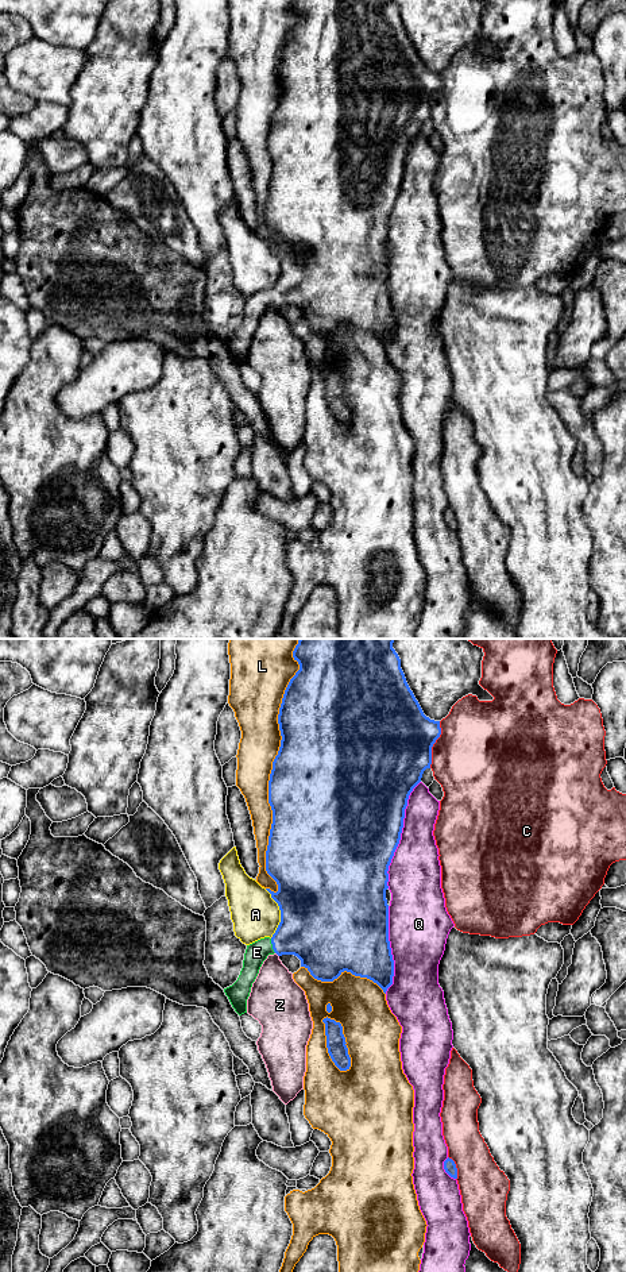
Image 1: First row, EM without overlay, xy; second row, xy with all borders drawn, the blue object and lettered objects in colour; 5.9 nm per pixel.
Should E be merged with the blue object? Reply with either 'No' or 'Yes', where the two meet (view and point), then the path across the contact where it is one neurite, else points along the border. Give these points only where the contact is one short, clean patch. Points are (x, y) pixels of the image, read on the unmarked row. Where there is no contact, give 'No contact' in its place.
Yes. Touches blue at xy (273, 297). Path across: xy (310, 280), (273, 297), (266, 297), (257, 304)

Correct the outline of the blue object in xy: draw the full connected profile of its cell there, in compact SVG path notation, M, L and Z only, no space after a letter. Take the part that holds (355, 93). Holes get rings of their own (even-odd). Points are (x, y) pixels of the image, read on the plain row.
M294 0L294 12L300 22L290 31L279 59L278 76L281 82L281 99L273 113L268 132L268 155L273 162L273 176L266 203L266 223L277 234L278 243L266 240L281 262L281 274L273 289L260 290L247 297L243 320L237 332L224 340L235 363L247 365L247 351L251 344L263 313L268 307L294 307L301 312L310 327L321 334L333 334L344 323L355 328L367 329L376 335L386 346L393 336L394 312L389 293L389 257L386 242L389 240L389 217L399 196L403 180L405 161L413 140L421 134L422 126L432 116L432 99L441 86L440 73L426 69L410 42L401 20L401 11L394 0Z

